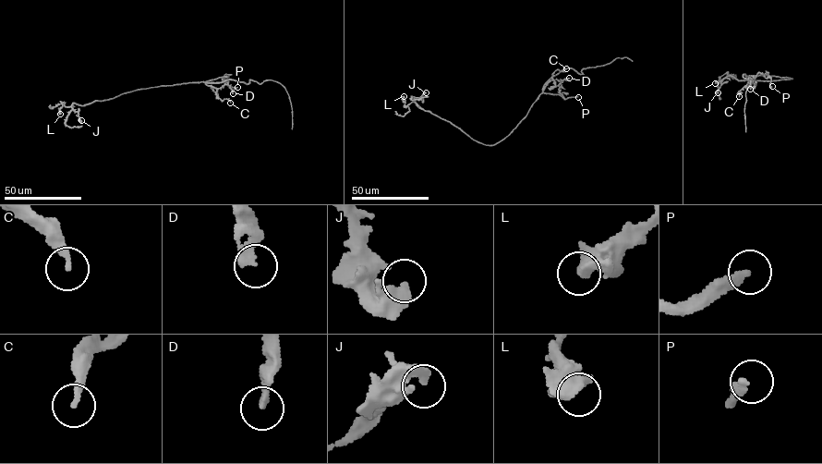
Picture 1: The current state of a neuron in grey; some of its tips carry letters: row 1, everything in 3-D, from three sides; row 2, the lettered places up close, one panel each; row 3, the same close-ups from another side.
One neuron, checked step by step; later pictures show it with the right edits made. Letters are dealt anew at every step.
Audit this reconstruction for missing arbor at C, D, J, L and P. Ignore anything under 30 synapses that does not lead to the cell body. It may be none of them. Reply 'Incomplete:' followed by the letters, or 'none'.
Incomplete: P

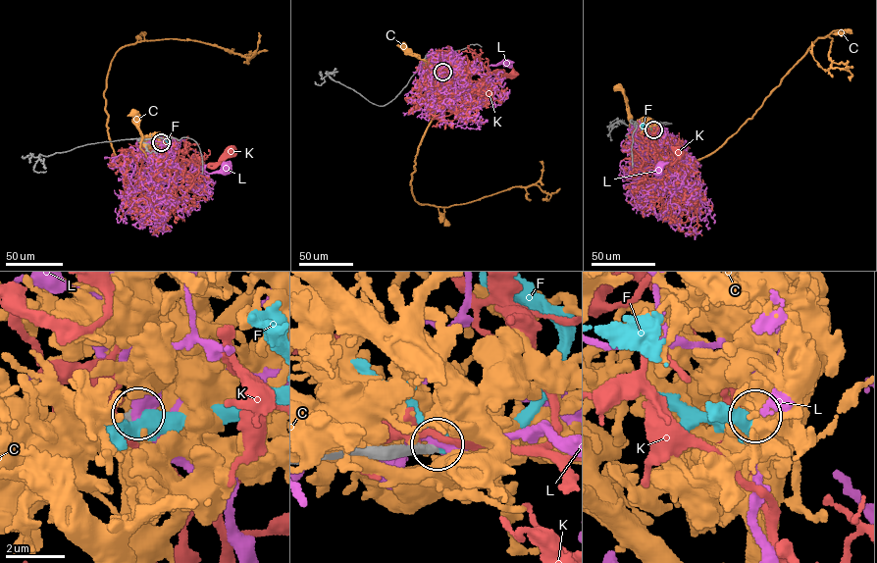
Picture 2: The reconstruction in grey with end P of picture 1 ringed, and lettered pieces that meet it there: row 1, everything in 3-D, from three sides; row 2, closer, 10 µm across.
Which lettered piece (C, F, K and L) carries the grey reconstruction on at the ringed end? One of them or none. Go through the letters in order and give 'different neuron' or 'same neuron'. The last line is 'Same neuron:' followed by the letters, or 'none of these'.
C: different neuron
F: same neuron
K: different neuron
L: different neuron
Same neuron: F

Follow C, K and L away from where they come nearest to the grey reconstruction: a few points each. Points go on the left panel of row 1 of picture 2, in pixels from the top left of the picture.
C: (160, 143), (159, 162), (154, 164), (140, 148), (142, 133), (133, 112)
K: (161, 143), (165, 153), (154, 167), (164, 178), (182, 179), (211, 163), (220, 162), (229, 151)
L: (161, 142), (168, 154), (157, 160), (148, 176), (155, 186), (201, 167), (213, 173), (225, 167)

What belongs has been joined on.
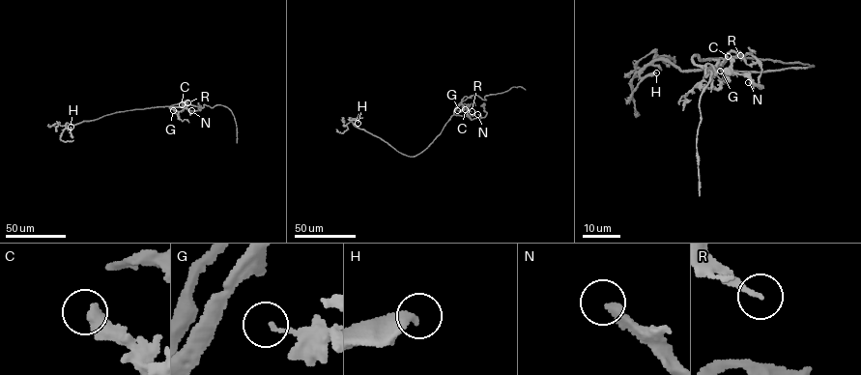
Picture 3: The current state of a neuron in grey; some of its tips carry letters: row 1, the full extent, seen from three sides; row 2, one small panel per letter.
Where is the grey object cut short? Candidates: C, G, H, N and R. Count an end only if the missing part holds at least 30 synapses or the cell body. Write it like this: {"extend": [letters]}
{"extend": ["N"]}

